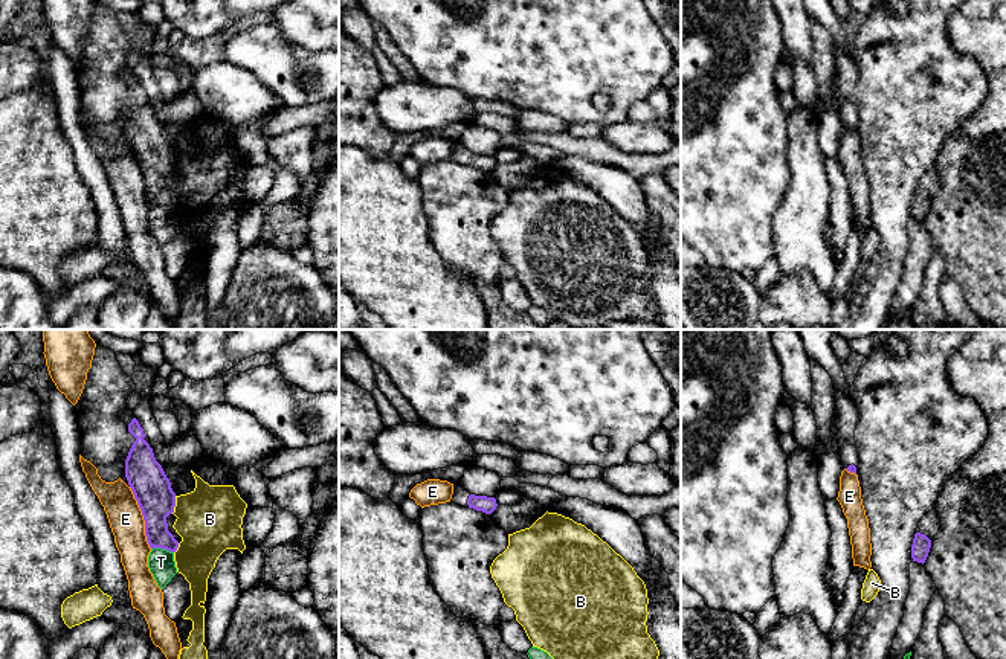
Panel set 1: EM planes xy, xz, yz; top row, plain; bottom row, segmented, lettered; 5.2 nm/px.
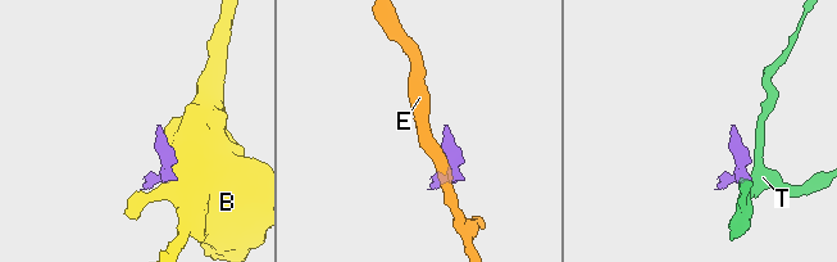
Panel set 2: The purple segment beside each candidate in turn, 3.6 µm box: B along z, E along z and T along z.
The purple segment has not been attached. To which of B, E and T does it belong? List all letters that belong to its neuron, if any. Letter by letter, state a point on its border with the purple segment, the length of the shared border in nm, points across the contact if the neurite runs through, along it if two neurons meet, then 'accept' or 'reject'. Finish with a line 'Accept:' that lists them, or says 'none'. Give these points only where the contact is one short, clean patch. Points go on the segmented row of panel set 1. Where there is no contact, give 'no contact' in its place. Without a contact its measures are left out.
B: xy (174, 505) | 100 nm | reject
E: xy (144, 517) | 340 nm | along xy (128, 487), (144, 520), (145, 540), (151, 548) | reject
T: xy (162, 548) | 120 nm | along xy (151, 548), (165, 548), (173, 552) | reject
Accept: none

